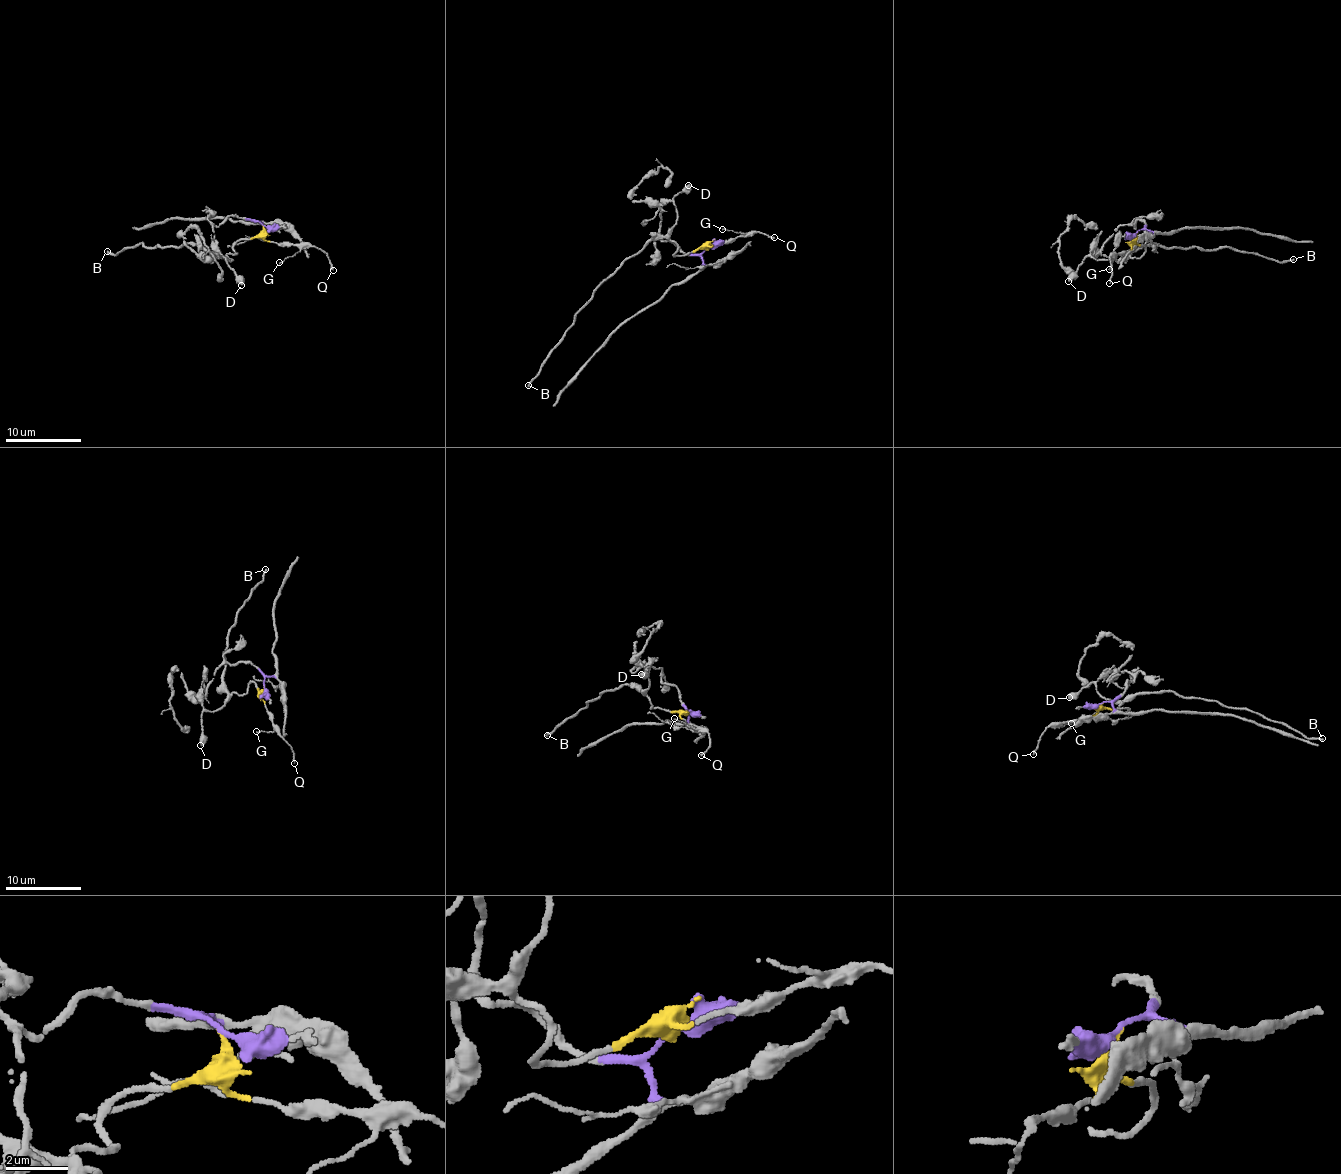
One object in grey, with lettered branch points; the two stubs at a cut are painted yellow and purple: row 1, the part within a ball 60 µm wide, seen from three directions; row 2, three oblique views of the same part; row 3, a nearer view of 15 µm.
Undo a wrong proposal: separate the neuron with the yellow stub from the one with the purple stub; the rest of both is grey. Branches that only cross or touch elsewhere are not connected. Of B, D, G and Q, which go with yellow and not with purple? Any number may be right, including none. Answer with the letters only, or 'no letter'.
B, D, G, Q

